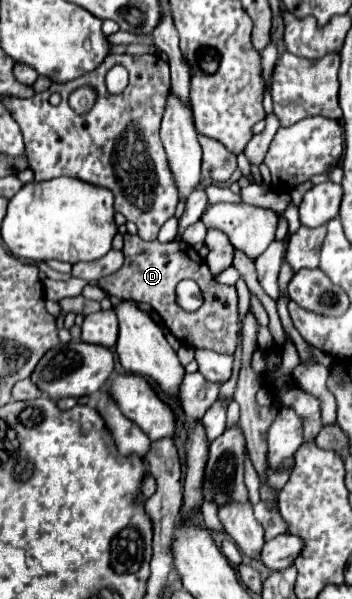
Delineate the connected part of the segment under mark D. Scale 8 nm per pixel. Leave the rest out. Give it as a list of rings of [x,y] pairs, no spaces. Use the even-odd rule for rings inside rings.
[[[126,232],[122,252],[126,258],[124,266],[114,274],[104,276],[104,280],[98,280],[98,286],[102,290],[118,298],[130,298],[130,300],[152,306],[152,310],[162,318],[166,328],[186,346],[206,348],[220,354],[234,354],[236,332],[238,332],[236,288],[216,284],[210,276],[206,262],[198,256],[198,252],[190,244],[176,242],[176,240],[168,244],[160,244],[158,240],[146,242],[138,234]],[[186,278],[194,280],[204,294],[204,304],[194,312],[186,312],[176,302],[176,284]]]

